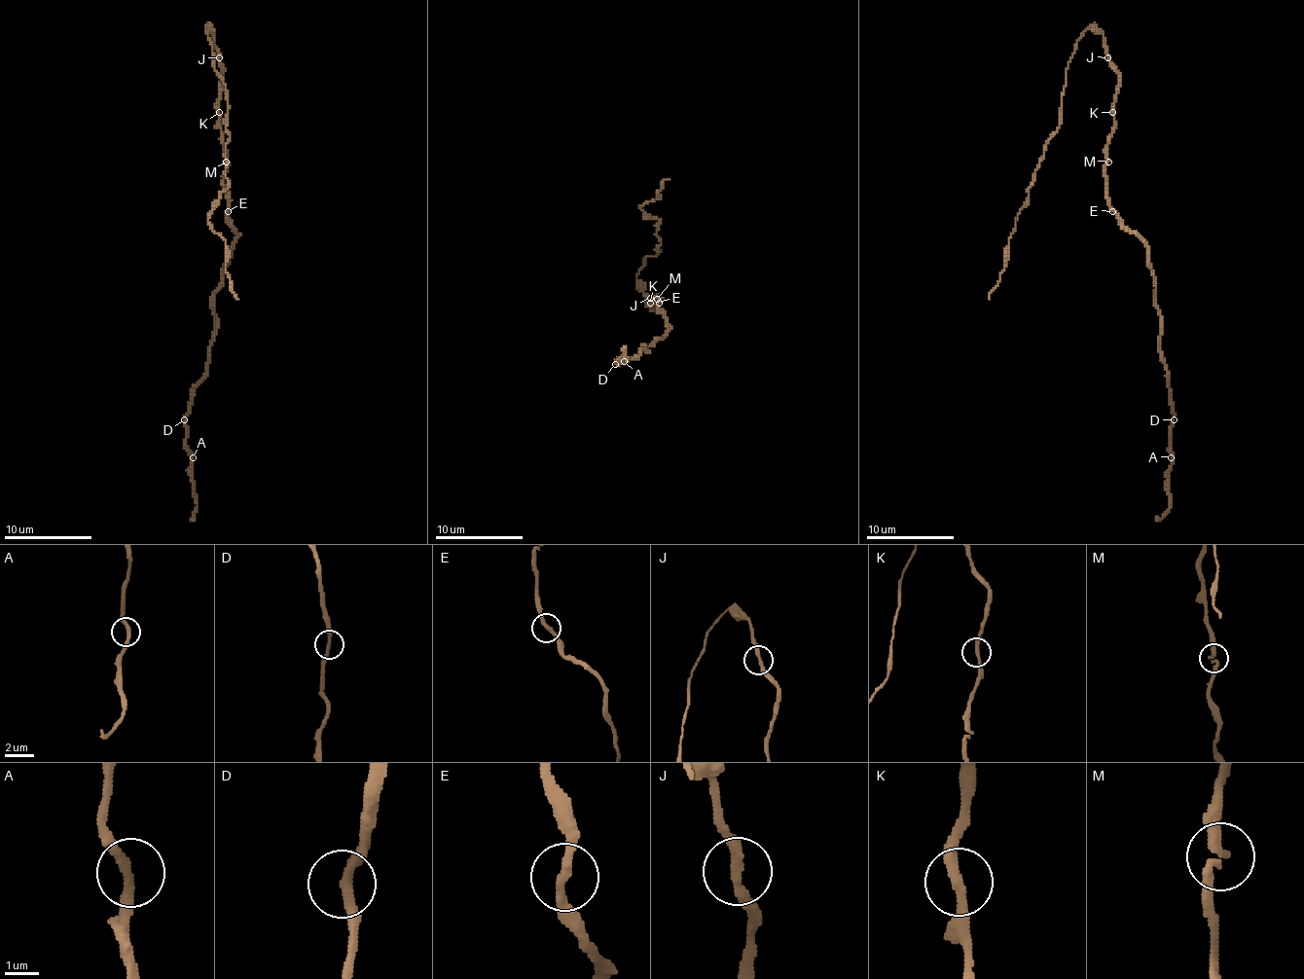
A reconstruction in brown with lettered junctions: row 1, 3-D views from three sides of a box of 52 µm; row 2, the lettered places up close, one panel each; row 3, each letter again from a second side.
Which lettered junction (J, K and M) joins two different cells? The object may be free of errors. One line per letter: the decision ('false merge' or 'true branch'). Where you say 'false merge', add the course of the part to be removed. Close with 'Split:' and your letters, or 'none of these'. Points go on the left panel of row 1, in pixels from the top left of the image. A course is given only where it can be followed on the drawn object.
J: true branch
K: true branch
M: true branch
Split: none of these

